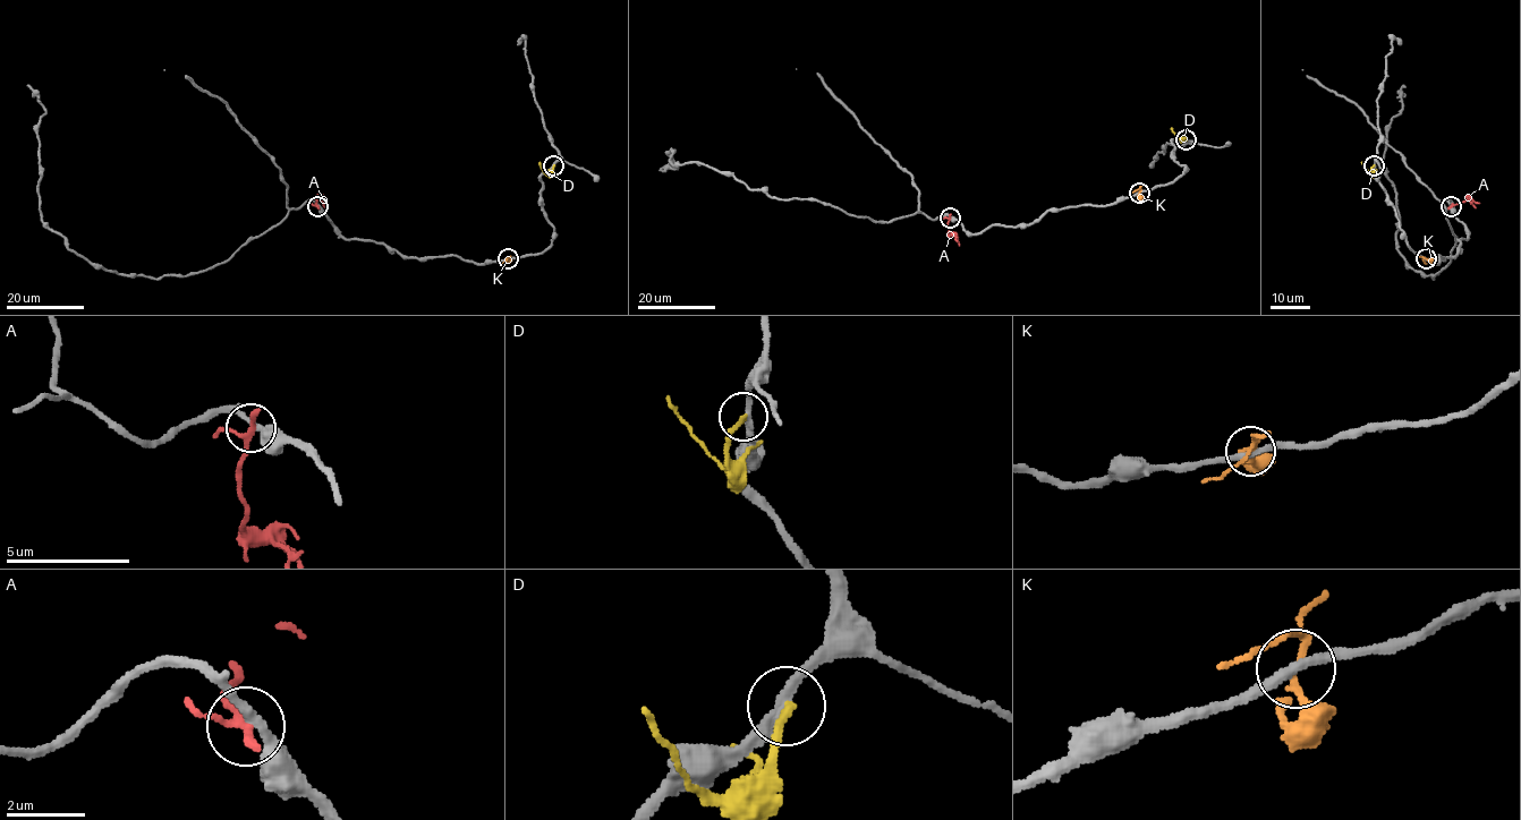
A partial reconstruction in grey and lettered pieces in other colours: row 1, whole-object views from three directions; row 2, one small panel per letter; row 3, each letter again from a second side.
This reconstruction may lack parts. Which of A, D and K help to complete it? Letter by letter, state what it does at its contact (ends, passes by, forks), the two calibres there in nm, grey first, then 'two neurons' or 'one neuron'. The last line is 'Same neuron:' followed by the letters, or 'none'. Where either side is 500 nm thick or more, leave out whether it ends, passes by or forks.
A: it passes by; 240 nm thick on the grey side, 220 nm on the other; two neurons
D: it ends there; 240 nm thick on the grey side, 200 nm on the other; two neurons
K: it forks there; 240 nm thick on the grey side, 130 nm on the other; two neurons
Same neuron: none

